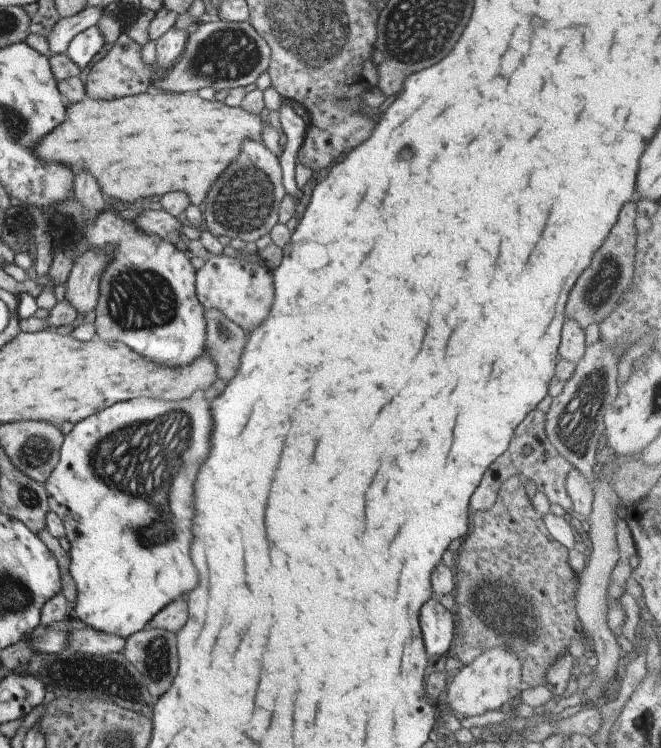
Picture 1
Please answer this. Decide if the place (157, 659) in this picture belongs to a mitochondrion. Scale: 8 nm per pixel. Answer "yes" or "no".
yes

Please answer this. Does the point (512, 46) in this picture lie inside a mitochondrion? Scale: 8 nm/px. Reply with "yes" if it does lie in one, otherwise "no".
no

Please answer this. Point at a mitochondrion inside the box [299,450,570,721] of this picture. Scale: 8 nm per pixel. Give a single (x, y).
(500, 610)

